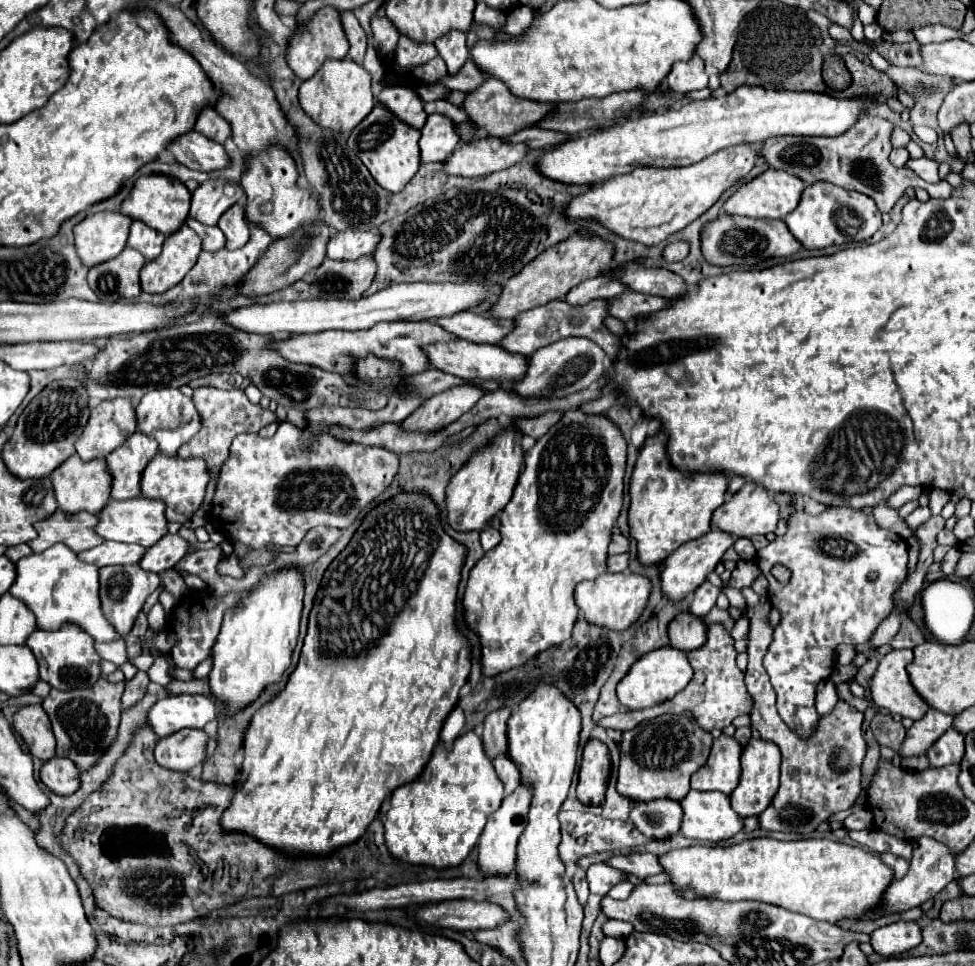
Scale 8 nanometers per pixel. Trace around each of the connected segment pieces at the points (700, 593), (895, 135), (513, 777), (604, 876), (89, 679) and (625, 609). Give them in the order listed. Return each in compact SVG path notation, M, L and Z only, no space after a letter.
M705 581L701 587L697 587L697 591L693 593L693 601L691 601L691 607L689 607L689 611L693 613L693 615L697 615L697 617L705 617L709 611L711 611L711 607L715 605L715 599L717 599L717 595L719 595L721 591L719 591L719 587L715 587L715 585L711 585L709 581Z
M896 127L891 136L891 144L893 148L906 147L911 141L910 135L901 128Z
M507 753L497 755L497 757L493 759L493 765L495 765L495 771L497 771L499 779L505 783L505 793L509 795L509 793L521 783L521 773L519 773L517 765L509 759Z
M595 863L587 869L587 881L589 881L591 893L607 895L613 885L627 881L627 873L621 869L615 869L607 863Z
M65 623L59 631L33 631L27 639L27 647L33 651L39 663L39 679L61 691L89 687L97 677L101 677L99 655L95 653L93 643L95 641L73 623Z
M631 571L605 573L593 581L583 581L575 587L575 601L577 601L577 607L581 609L581 615L589 623L597 623L613 631L629 629L647 607L649 595L651 595L651 579Z

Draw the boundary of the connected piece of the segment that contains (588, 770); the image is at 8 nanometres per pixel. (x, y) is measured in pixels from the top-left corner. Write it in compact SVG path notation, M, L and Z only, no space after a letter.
M593 739L583 749L577 799L583 805L601 805L605 801L607 779L611 771L611 757L605 743Z

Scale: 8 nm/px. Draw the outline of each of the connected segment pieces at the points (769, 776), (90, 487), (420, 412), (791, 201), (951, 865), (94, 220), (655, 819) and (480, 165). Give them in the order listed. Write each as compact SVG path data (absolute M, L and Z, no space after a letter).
M751 739L741 755L741 781L735 787L731 797L731 807L739 817L751 817L763 813L771 801L773 795L779 789L779 765L781 765L781 751L775 743L769 743L765 739Z
M71 455L61 463L53 473L51 473L51 483L53 491L59 503L59 509L65 515L75 515L77 511L89 511L89 513L99 513L101 507L109 501L109 491L111 491L111 477L107 473L105 459L93 459L83 463L77 455Z
M469 381L449 387L447 391L427 399L417 411L409 415L409 419L403 421L403 425L405 429L411 429L411 431L441 429L447 423L453 423L455 419L459 419L463 413L467 413L483 395L485 391Z
M767 169L765 173L761 173L747 185L739 187L739 191L725 201L723 211L729 215L741 215L741 217L751 217L751 219L755 217L783 219L789 211L793 211L799 205L803 189L805 189L805 183L801 183L801 179L797 179L795 175L785 173L781 169Z
M917 837L911 841L913 845L913 857L909 863L909 871L901 881L893 881L889 891L885 891L885 899L879 907L879 911L871 917L881 917L885 913L897 913L897 911L905 911L911 907L919 907L925 901L933 899L941 889L945 889L953 879L955 879L955 853L941 841L931 839L931 837Z
M101 211L75 225L75 249L87 267L117 257L127 243L133 219L119 211Z
M673 799L639 801L629 813L629 821L649 839L667 839L679 831L681 805Z
M487 135L473 143L461 143L445 161L445 173L483 177L519 163L527 153L529 147L525 143L507 143L501 137Z

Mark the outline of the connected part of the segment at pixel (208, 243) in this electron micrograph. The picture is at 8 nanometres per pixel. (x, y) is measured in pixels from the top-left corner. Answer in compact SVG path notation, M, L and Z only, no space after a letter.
M187 219L187 225L201 237L203 241L203 249L205 251L219 251L225 247L225 235L221 233L219 227L209 227L203 223L197 223L195 219Z

